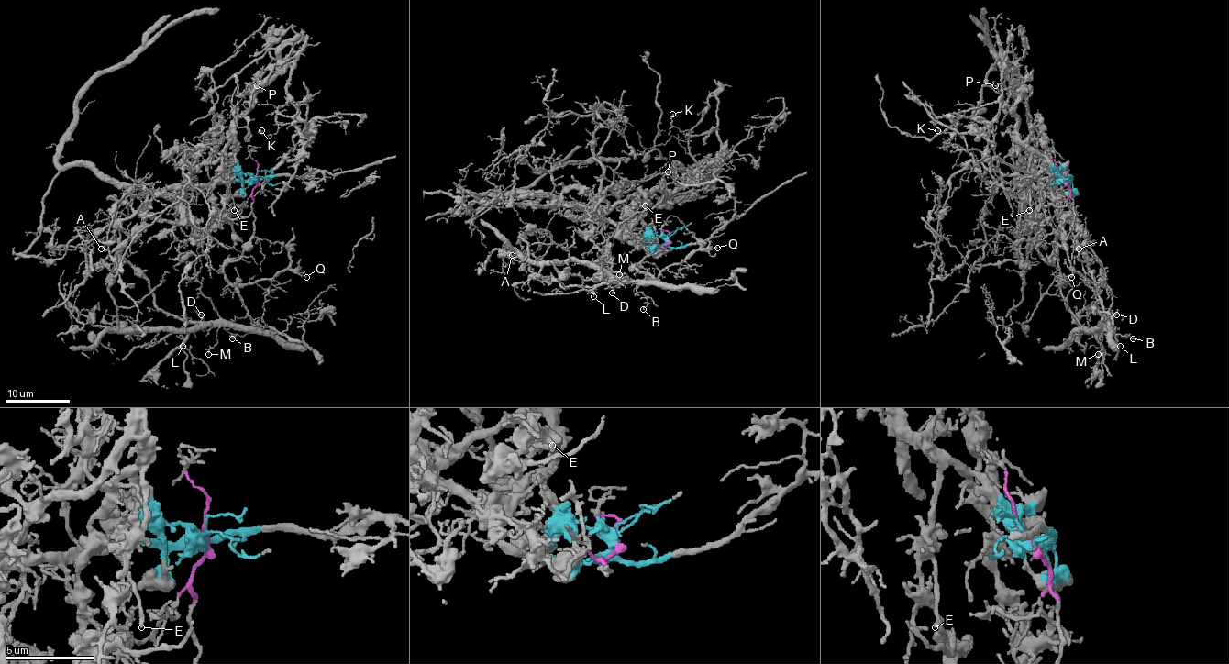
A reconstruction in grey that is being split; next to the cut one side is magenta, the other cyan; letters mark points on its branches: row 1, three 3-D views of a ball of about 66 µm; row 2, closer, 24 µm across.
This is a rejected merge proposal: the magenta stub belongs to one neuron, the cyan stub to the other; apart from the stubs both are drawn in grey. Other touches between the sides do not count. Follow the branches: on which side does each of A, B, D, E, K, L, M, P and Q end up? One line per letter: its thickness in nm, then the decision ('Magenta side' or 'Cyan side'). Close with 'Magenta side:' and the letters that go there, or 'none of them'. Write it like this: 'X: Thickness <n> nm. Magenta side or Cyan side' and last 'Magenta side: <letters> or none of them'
A: Thickness 140 nm. Magenta side
B: Thickness 130 nm. Magenta side
D: Thickness 140 nm. Magenta side
E: Thickness 220 nm. Cyan side
K: Thickness 120 nm. Cyan side
L: Thickness 130 nm. Magenta side
M: Thickness 110 nm. Magenta side
P: Thickness 120 nm. Cyan side
Q: Thickness 120 nm. Magenta side
Magenta side: A, B, D, L, M, Q

